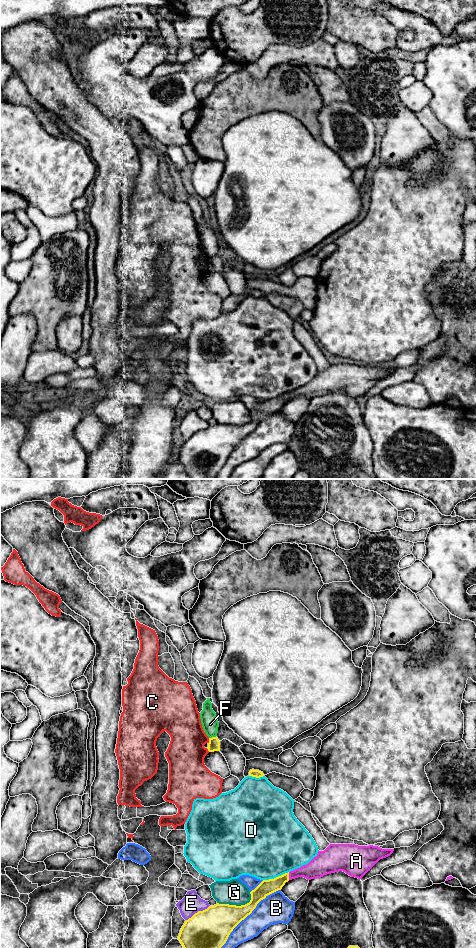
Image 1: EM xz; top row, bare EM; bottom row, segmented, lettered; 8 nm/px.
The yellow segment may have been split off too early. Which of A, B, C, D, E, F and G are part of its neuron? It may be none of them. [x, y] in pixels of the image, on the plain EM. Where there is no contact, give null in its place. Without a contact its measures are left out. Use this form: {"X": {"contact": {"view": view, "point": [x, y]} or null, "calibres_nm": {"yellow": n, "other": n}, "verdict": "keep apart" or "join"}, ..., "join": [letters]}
{"A": {"contact": {"view": "xz", "point": [288, 396]}, "calibres_nm": {"yellow": 120, "other": 160}, "verdict": "keep apart"}, "B": {"contact": {"view": "xz", "point": [243, 439]}, "calibres_nm": {"yellow": 300, "other": 220}, "verdict": "keep apart"}, "C": {"contact": {"view": "xz", "point": [209, 261]}, "calibres_nm": {"yellow": 100, "other": 300}, "verdict": "keep apart"}, "D": {"contact": {"view": "xz", "point": [276, 397]}, "calibres_nm": {"yellow": 120, "other": 500}, "verdict": "keep apart"}, "E": {"contact": {"view": "xz", "point": [198, 431]}, "calibres_nm": {"yellow": 360, "other": 160}, "verdict": "keep apart"}, "F": {"contact": {"view": "xz", "point": [212, 257]}, "calibres_nm": {"yellow": 100, "other": 140}, "verdict": "keep apart"}, "G": {"contact": {"view": "xz", "point": [235, 425]}, "calibres_nm": {"yellow": 300, "other": 200}, "verdict": "keep apart"}, "join": []}

